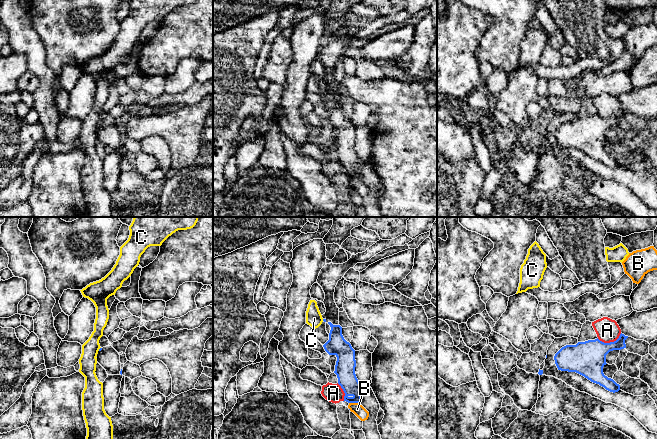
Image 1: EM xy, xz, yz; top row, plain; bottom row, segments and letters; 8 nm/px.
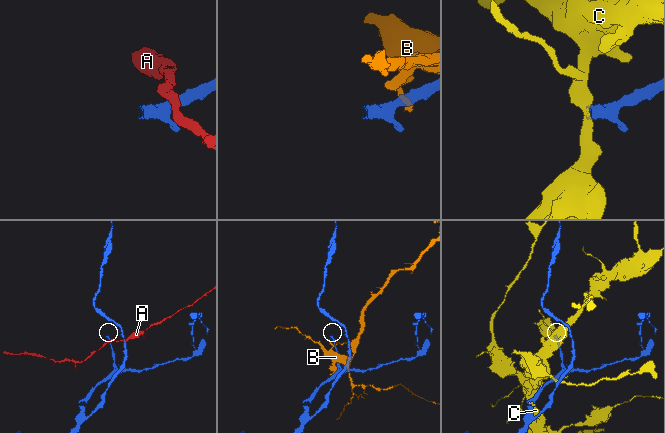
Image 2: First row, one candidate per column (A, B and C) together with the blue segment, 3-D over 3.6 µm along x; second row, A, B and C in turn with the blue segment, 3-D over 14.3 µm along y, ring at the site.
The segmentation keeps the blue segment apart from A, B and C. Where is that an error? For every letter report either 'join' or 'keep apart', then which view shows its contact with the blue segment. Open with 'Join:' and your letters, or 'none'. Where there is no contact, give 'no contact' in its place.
Join: none
A: keep apart; contact in yz
B: keep apart; contact in xz
C: keep apart; contact in xy

